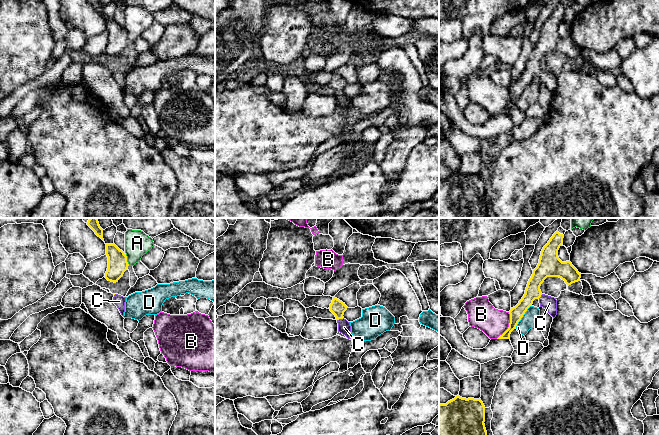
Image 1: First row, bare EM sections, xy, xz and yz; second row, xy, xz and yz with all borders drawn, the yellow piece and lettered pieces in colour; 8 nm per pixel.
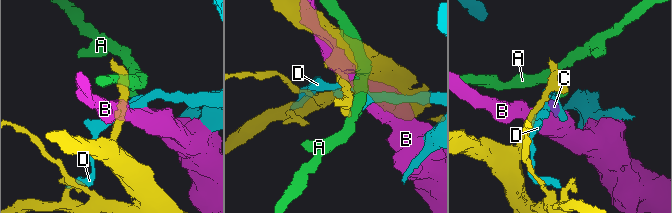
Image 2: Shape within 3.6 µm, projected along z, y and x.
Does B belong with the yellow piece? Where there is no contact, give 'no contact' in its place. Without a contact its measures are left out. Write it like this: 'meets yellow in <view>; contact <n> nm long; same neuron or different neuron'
meets yellow in yz; contact 240 nm long; different neuron

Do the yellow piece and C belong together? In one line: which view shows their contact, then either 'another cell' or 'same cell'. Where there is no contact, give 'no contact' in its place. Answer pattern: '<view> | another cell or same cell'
xz | same cell

